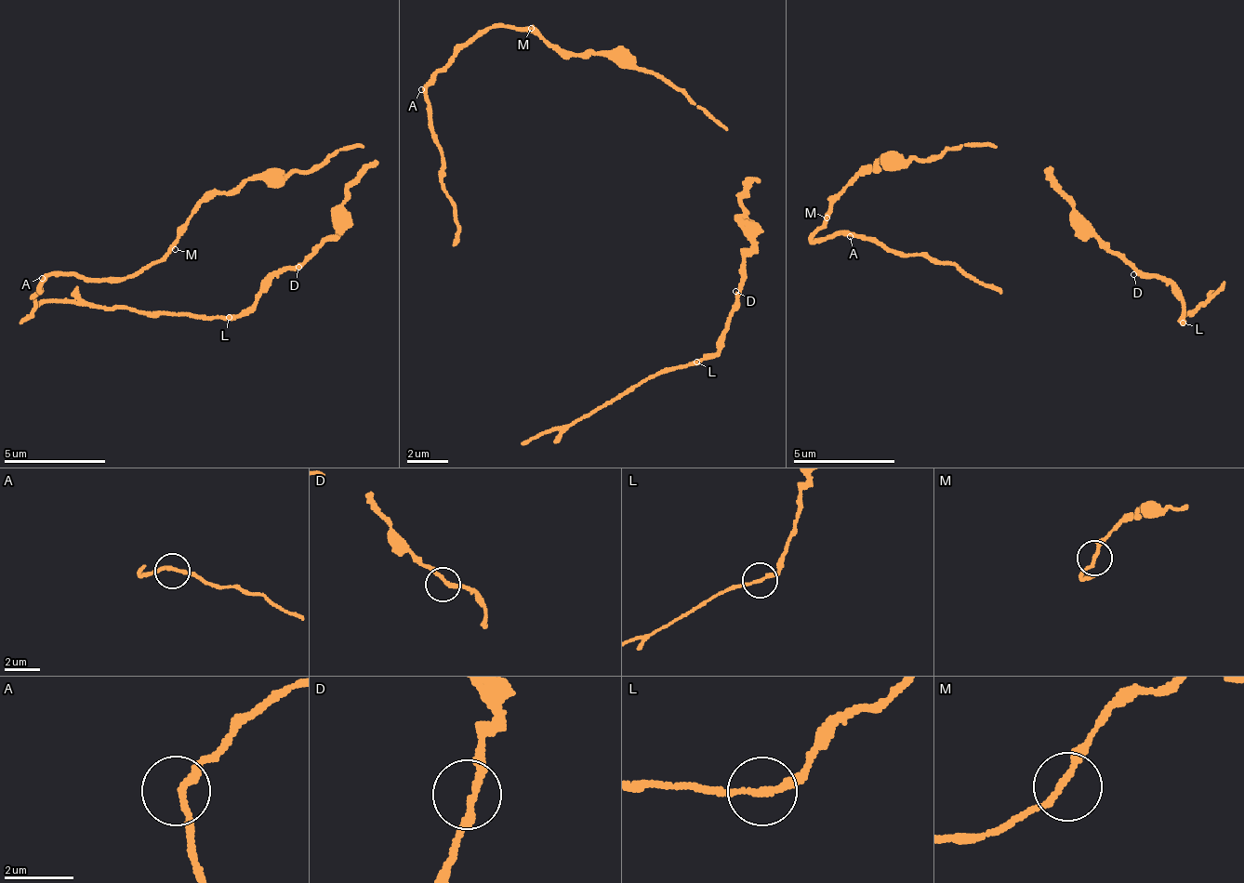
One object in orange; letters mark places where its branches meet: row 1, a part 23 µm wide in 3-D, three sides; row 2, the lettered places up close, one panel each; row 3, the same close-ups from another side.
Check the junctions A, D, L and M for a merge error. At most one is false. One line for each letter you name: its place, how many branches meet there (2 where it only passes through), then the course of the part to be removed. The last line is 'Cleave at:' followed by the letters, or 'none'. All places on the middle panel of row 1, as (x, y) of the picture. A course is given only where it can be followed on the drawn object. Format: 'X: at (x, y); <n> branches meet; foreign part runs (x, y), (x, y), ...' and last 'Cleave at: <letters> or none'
Cleave at: none

